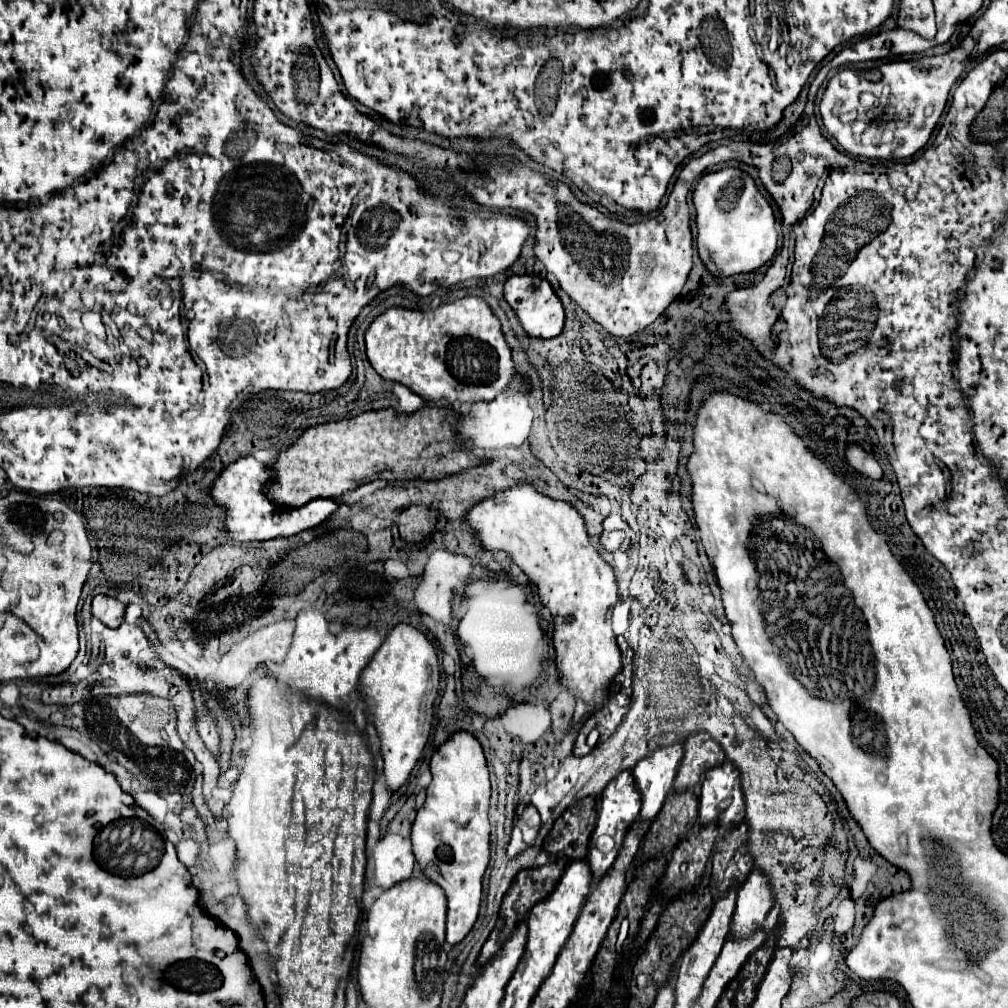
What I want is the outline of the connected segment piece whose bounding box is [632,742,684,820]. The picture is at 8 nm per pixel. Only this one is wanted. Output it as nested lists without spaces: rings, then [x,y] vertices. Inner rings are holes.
[[[674,742],[670,746],[650,752],[632,768],[636,786],[642,794],[640,818],[654,820],[660,808],[664,806],[666,796],[672,790],[672,782],[676,778],[682,754],[684,746],[680,742]]]

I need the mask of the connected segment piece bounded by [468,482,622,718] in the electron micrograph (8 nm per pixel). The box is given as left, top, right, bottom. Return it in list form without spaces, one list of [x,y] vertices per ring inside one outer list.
[[[520,482],[518,486],[498,492],[492,498],[482,500],[472,506],[468,512],[468,524],[476,530],[476,536],[488,550],[506,552],[516,566],[528,576],[530,582],[538,586],[540,602],[550,610],[554,618],[554,636],[552,644],[556,650],[556,670],[560,676],[560,686],[564,686],[576,700],[582,700],[586,706],[584,718],[604,702],[604,694],[608,694],[608,682],[620,672],[622,658],[616,644],[616,636],[610,626],[606,626],[606,612],[610,606],[618,602],[616,578],[614,570],[598,556],[594,546],[588,542],[586,526],[582,516],[568,504],[560,500],[552,500],[534,486]]]

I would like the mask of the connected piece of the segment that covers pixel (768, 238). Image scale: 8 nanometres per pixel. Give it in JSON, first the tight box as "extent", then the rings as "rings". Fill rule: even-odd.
{"extent":[692,168,778,278],"rings":[[[722,168],[718,172],[710,172],[704,174],[700,178],[700,182],[694,188],[692,194],[692,202],[696,208],[696,246],[698,246],[698,256],[702,258],[704,266],[716,268],[720,274],[716,274],[718,278],[726,278],[726,276],[734,276],[734,274],[744,274],[744,272],[752,272],[760,266],[764,266],[768,260],[772,260],[772,256],[776,254],[776,242],[778,242],[778,232],[774,228],[774,214],[772,214],[772,206],[770,202],[758,192],[754,180],[736,170],[736,168]]]}

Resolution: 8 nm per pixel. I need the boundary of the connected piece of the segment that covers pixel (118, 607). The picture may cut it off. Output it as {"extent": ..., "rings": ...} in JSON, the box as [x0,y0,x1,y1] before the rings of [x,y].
{"extent":[92,594,124,628],"rings":[[[98,594],[94,596],[92,600],[92,614],[102,620],[108,628],[116,628],[122,624],[122,618],[124,618],[124,604],[112,596],[104,596],[104,594]]]}

